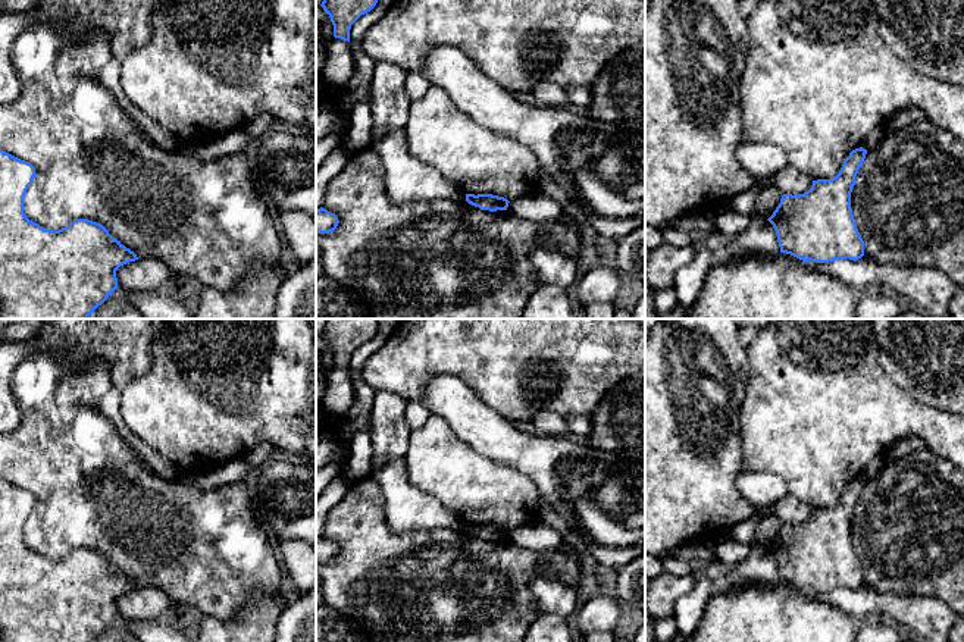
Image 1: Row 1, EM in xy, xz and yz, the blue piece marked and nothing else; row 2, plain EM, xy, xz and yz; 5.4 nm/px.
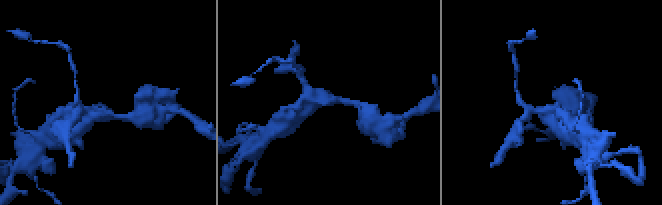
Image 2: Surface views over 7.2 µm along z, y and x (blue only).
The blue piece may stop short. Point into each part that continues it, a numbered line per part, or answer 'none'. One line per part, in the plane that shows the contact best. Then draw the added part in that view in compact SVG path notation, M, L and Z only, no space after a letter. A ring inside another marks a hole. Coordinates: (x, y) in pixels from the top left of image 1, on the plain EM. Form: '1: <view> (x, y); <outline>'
none

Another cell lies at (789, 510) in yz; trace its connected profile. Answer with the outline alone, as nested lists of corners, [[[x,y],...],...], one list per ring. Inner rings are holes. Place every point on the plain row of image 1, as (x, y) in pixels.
[[[788,495],[769,507],[769,516],[777,517],[783,523],[799,524],[807,522],[811,514],[813,510],[792,495]]]

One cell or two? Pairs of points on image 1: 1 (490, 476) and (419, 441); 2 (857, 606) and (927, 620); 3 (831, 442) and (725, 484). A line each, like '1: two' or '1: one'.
1: one
2: one
3: two

